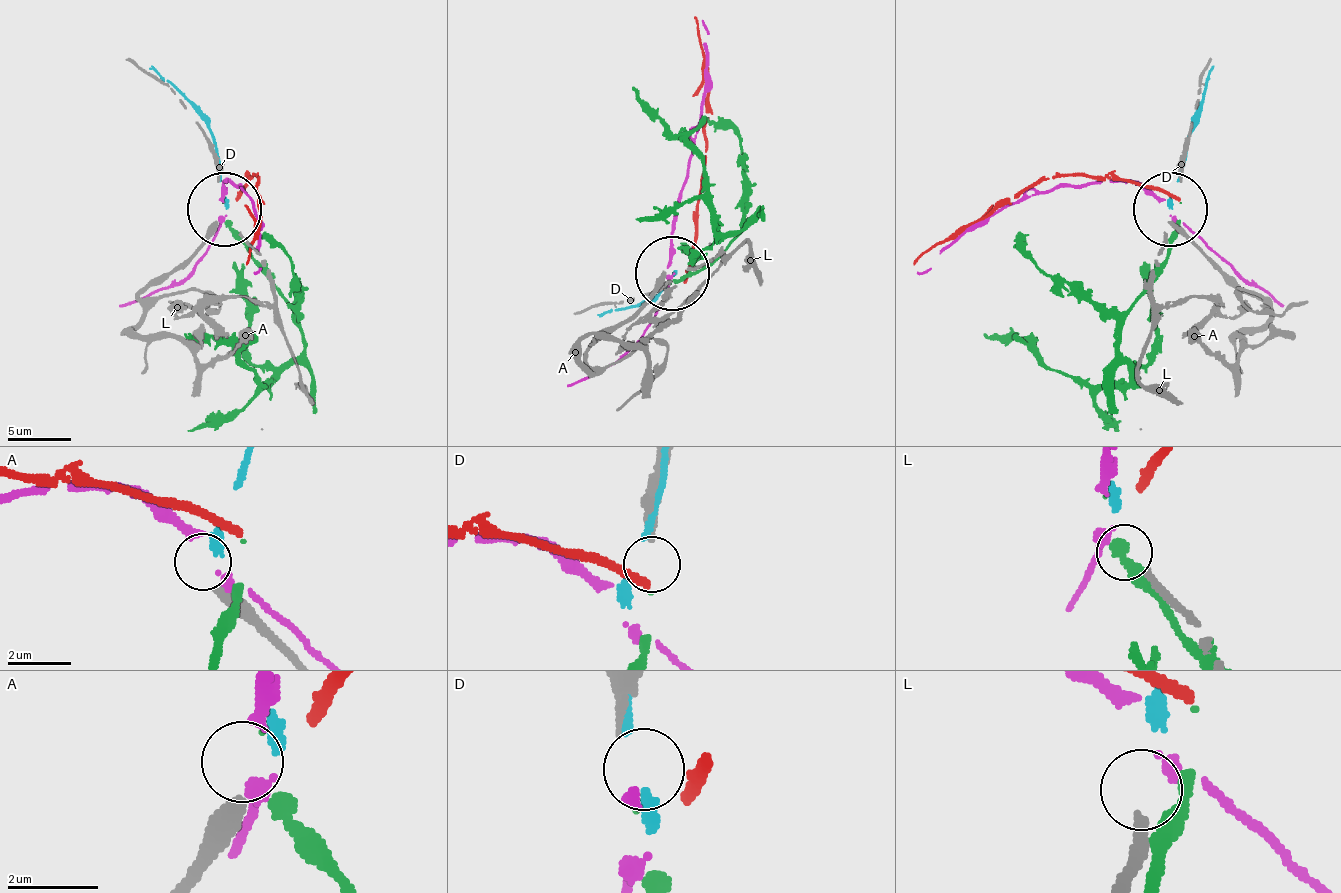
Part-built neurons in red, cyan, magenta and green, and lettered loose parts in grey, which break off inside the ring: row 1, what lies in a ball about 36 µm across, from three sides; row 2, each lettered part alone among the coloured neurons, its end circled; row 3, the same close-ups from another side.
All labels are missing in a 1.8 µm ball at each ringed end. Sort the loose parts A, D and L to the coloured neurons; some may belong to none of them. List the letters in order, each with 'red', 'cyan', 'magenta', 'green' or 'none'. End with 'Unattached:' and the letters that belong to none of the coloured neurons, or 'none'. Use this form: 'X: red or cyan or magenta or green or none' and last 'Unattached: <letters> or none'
A: none
D: green
L: magenta
Unattached: A

